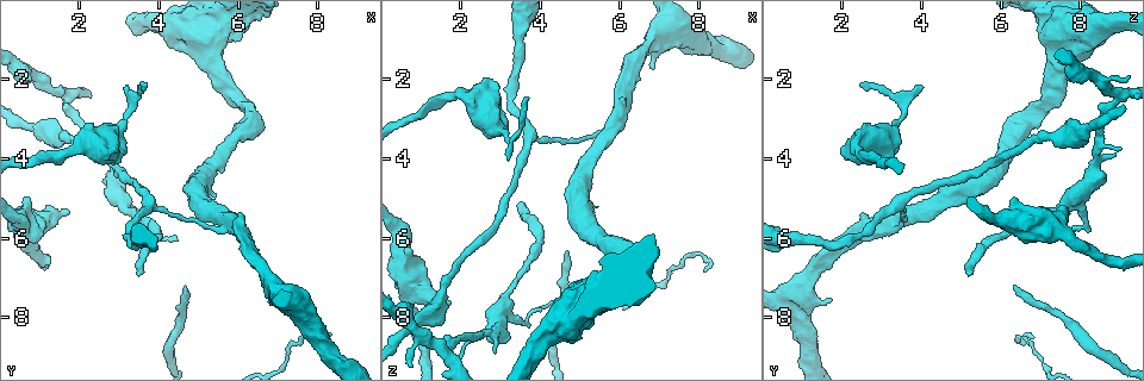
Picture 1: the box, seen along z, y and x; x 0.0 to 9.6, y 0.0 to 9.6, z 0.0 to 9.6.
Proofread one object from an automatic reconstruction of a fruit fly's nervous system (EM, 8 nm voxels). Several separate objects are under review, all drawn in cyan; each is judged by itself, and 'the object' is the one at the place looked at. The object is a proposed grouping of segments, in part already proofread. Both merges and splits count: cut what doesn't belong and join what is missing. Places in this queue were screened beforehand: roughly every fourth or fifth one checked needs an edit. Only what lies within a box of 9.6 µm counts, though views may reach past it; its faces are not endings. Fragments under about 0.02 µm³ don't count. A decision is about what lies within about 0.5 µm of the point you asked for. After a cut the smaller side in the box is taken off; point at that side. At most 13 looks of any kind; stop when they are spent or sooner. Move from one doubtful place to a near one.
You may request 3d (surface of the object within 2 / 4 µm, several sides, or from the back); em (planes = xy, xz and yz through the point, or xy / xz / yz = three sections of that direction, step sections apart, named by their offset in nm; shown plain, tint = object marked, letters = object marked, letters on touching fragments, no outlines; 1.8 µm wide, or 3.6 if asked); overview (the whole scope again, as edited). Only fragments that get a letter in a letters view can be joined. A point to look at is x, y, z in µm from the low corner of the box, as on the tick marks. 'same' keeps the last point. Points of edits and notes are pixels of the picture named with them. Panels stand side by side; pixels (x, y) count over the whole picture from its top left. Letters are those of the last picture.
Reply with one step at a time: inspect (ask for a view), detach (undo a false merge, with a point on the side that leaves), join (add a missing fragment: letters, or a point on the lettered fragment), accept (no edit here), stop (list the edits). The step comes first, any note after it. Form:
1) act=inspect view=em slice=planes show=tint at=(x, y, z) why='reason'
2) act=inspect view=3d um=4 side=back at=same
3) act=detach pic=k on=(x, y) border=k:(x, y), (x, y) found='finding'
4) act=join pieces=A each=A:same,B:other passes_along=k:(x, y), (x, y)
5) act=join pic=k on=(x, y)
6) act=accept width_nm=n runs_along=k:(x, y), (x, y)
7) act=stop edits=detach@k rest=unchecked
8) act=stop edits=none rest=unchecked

act=inspect view=3d um=4 at=(1.70, 5.45, 7.75) why='branch stops here'

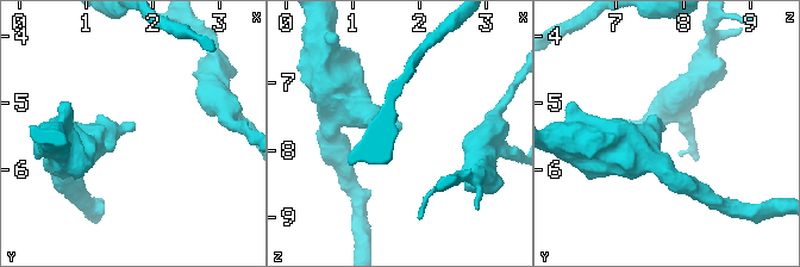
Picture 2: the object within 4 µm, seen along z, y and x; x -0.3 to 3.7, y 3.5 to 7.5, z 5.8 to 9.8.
act=inspect view=em slice=yz step=8 show=letters at=(1.70, 5.35, 7.75)

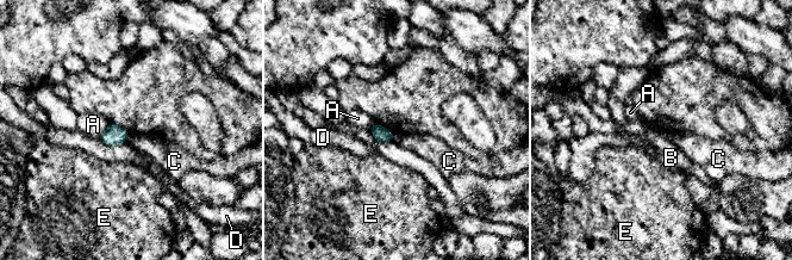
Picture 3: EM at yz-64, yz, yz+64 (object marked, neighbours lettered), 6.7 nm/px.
act=inspect view=em slice=planes show=letters at=same why='another direction'

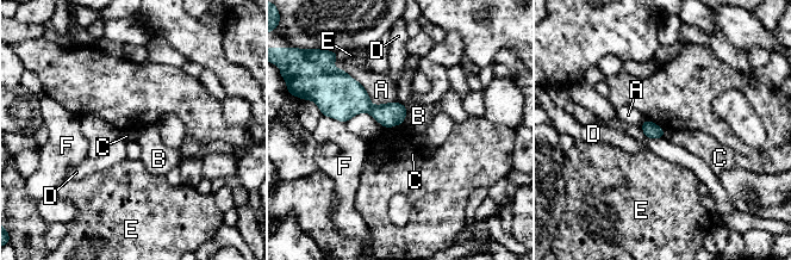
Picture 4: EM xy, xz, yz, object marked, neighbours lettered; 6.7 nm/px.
act=accept each=A:other,B:other,C:other,D:other,E:other,F:other border=4:(408, 109), (403, 122) found='none of them fits'

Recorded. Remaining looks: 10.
act=inspect view=3d um=2 at=(1.60, 2.40, 8.80)

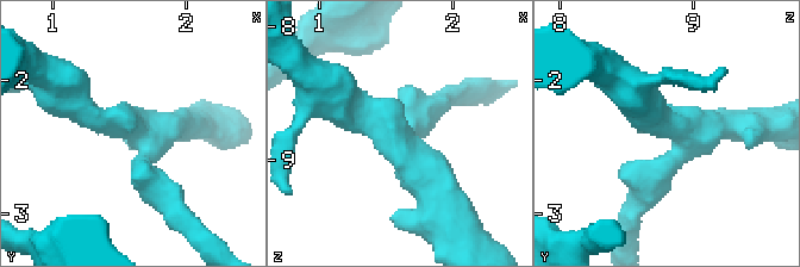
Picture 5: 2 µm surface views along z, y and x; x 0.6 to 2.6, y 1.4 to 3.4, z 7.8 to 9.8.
act=inspect view=em slice=xy step=8 show=letters at=(1.64, 2.48, 8.86) arms=3 arm_widths_nm=170,260,280

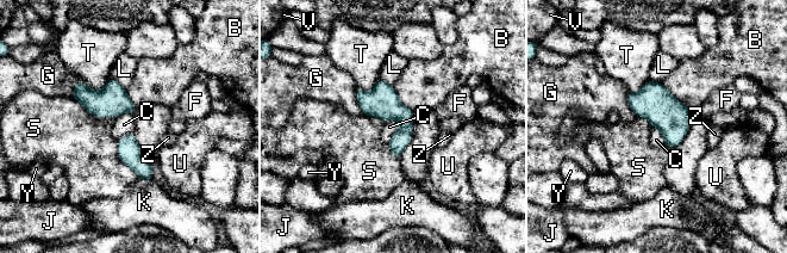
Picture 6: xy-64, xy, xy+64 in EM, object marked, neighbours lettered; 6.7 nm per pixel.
act=accept each=B:other,C:other,F:other,G:other,J:other,K:other,L:other,S:other,T:other,U:other,V:other,Y:other,Z:other found='one neuron here'

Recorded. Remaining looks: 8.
act=inspect view=3d um=4 at=(5.30, 1.20, 7.50) why='sudden change in width'

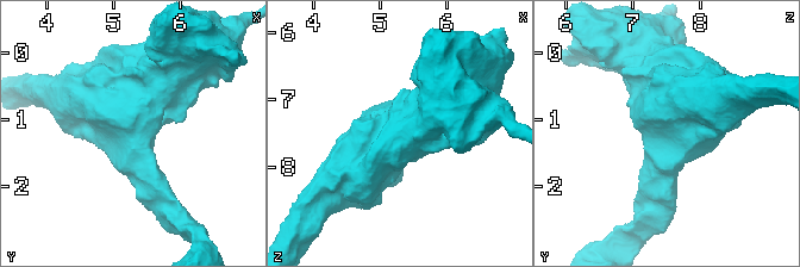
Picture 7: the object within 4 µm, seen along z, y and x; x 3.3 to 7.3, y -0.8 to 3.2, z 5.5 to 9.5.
act=inspect view=em um=3.6 slice=yz step=16 show=tint at=(5.20, 1.15, 7.55) why='now the EM'

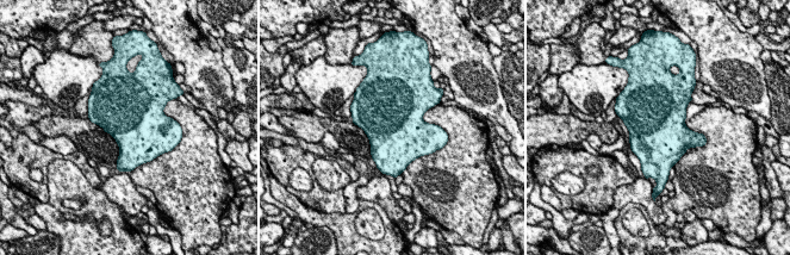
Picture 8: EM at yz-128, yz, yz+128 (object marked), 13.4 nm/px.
act=inspect view=em um=3.6 slice=planes show=letters at=same

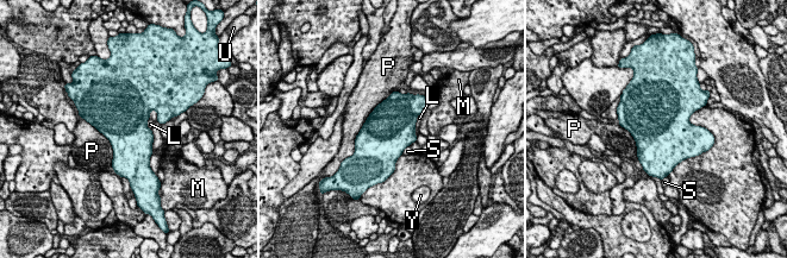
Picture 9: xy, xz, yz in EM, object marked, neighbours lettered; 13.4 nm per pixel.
act=accept each=L:other,M:other,P:other,S:other,U:other,Y:other border=9:(397, 89), (369, 114), (354, 144) found='all the same neuron'

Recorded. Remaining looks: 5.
act=inspect view=em slice=yz step=16 show=letters at=(5.70, 5.55, 3.45) why='thin arm on a thick one'

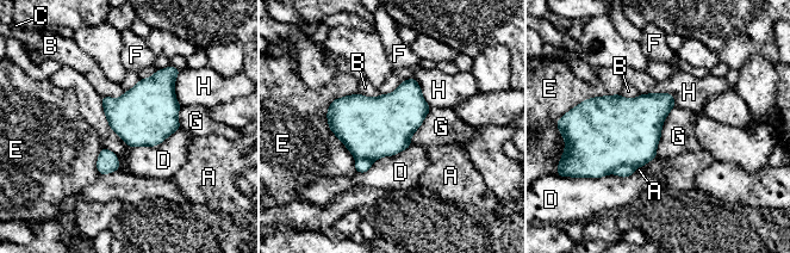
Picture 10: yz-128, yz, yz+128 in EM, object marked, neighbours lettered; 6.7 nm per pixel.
act=detach pic=10 on=(623, 171) width_nm=240 each=A:other,B:other,C:other,D:other,E:other,F:other,G:other,H:other border=10:(635, 167), (620, 165), (613, 172) found='two neurons meet here'

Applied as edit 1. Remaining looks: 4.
act=inspect view=3d um=4 at=(4.70, 7.25, 6.30)

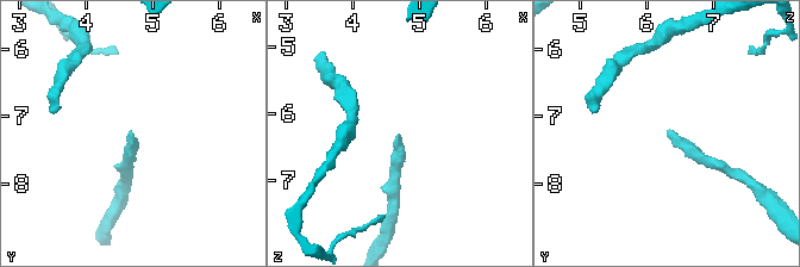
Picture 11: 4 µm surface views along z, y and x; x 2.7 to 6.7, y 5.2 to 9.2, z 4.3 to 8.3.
act=inspect view=em slice=planes show=letters at=(4.65, 7.25, 6.30)

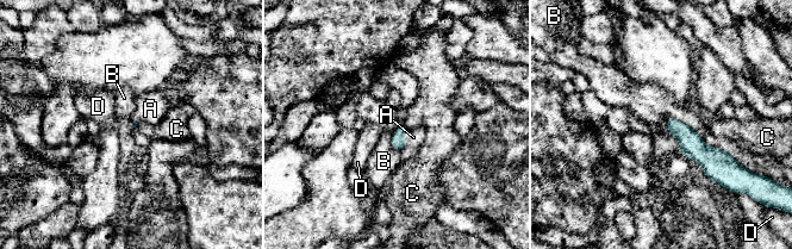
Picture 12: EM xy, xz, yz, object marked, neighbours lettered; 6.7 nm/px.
act=join pieces=A each=A:same,B:other,C:other,D:other found='the neuron continues'

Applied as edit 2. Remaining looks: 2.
act=stop edits=detach@10,join@12 rest=unchecked

